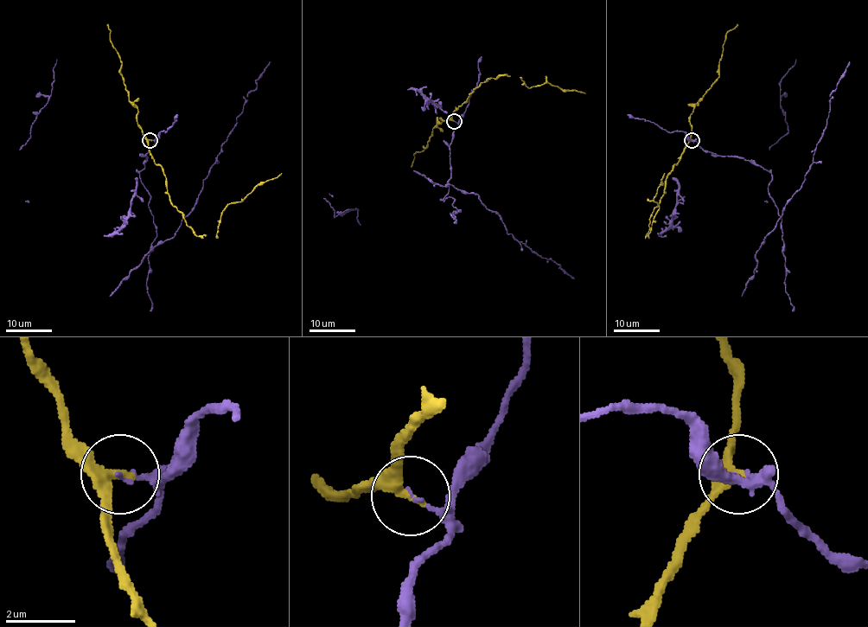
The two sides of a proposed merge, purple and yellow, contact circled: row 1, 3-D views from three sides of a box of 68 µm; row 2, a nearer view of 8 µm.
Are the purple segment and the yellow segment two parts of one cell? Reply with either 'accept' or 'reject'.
accept

